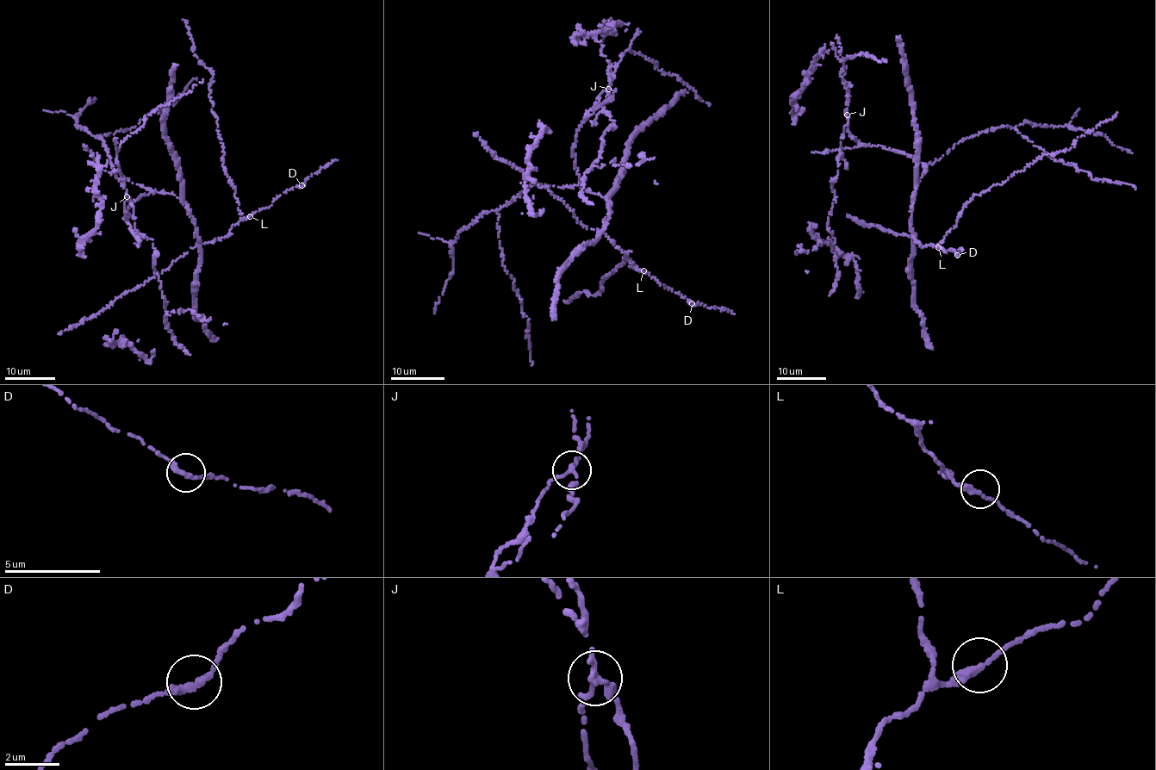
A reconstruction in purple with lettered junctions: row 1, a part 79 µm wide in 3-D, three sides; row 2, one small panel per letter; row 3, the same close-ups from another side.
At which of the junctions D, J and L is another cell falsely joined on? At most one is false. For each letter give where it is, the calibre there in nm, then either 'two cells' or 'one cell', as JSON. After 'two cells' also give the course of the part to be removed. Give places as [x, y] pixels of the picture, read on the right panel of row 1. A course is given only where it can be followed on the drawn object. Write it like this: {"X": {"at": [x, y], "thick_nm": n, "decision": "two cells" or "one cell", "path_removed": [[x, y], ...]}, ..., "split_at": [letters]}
{"D": {"at": [957, 255], "thick_nm": 300, "decision": "one cell"}, "J": {"at": [847, 114], "thick_nm": 280, "decision": "two cells"}, "L": {"at": [938, 247], "thick_nm": 280, "decision": "one cell"}, "split_at": ["J"]}

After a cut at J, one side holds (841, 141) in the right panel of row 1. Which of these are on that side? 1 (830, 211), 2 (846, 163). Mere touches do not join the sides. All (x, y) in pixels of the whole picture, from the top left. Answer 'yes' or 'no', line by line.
1: yes
2: yes

